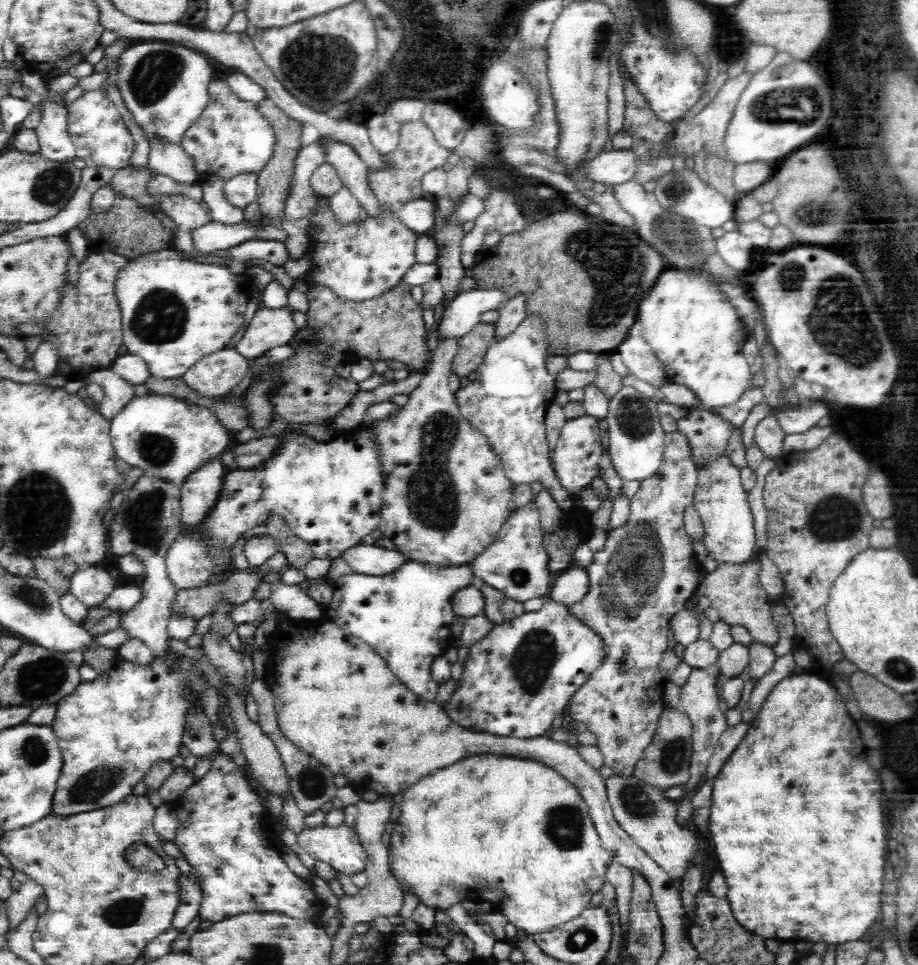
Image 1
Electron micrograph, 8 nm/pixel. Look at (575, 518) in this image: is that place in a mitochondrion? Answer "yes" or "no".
no

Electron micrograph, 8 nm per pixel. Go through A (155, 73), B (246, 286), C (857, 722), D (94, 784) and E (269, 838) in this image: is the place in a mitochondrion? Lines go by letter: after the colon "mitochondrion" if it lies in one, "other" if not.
A: mitochondrion
B: other
C: other
D: mitochondrion
E: other

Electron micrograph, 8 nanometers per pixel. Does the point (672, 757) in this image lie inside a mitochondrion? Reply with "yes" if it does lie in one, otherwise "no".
yes

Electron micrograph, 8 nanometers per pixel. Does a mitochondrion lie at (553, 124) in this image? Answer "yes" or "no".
no

